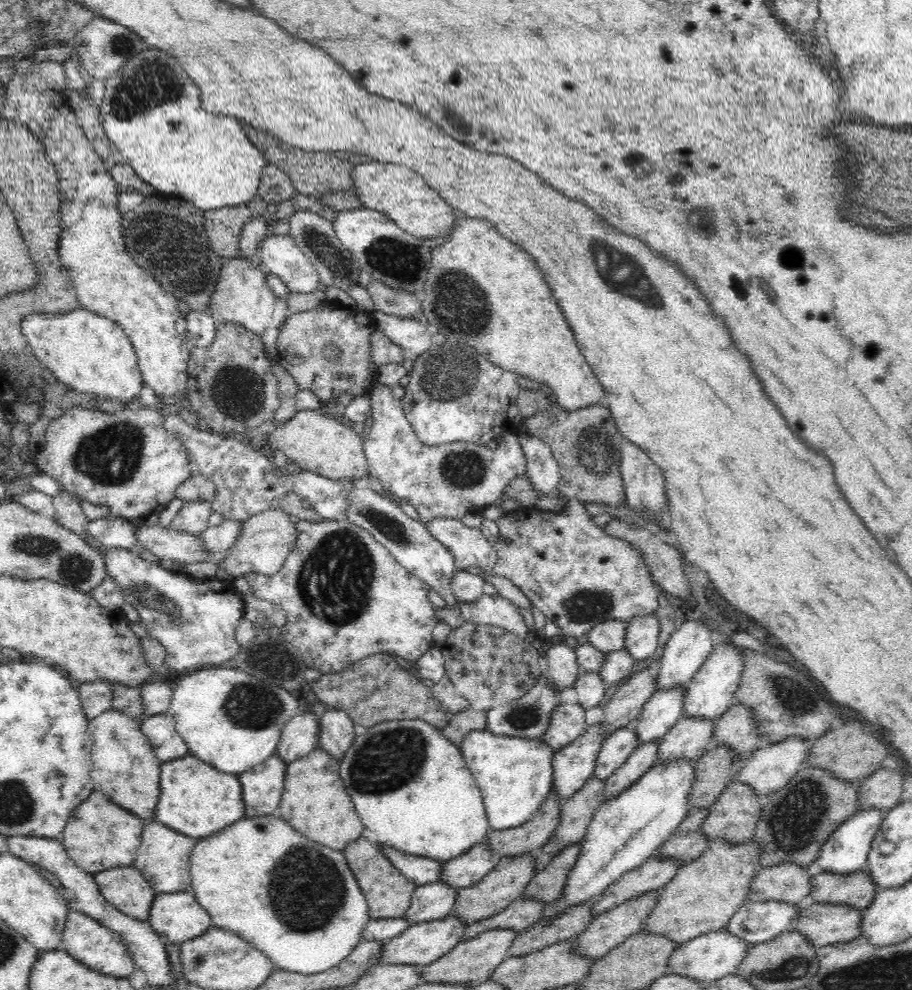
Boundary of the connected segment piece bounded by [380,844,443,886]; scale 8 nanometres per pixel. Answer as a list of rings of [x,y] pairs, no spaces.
[[[380,844],[385,856],[398,868],[406,878],[417,886],[440,881],[443,863],[434,859],[420,857],[414,854],[402,853],[391,846]]]

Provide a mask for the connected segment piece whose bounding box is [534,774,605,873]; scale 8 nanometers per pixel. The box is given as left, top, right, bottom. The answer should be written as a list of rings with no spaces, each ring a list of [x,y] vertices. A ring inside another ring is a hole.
[[[594,777],[586,781],[568,800],[561,804],[560,822],[534,860],[534,872],[540,872],[568,845],[580,843],[586,836],[594,811],[604,801],[605,780]]]

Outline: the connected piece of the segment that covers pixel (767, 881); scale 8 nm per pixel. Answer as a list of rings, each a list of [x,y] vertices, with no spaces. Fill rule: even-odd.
[[[785,862],[760,868],[750,882],[748,899],[754,902],[784,901],[793,905],[810,895],[811,877],[807,867]]]

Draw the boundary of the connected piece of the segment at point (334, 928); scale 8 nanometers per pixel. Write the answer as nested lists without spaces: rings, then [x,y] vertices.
[[[244,816],[237,820],[234,824],[223,828],[211,834],[210,836],[199,839],[200,842],[194,846],[192,853],[190,877],[188,879],[188,889],[195,895],[198,904],[208,912],[214,927],[226,929],[231,933],[242,937],[246,942],[255,946],[262,951],[274,963],[274,970],[287,970],[291,973],[300,974],[316,974],[324,972],[338,962],[342,962],[348,954],[354,950],[354,946],[358,946],[362,939],[362,930],[371,918],[368,916],[368,901],[354,876],[354,871],[350,868],[345,855],[338,850],[333,850],[329,846],[318,844],[298,834],[296,830],[292,830],[284,820],[280,820],[280,816]]]

